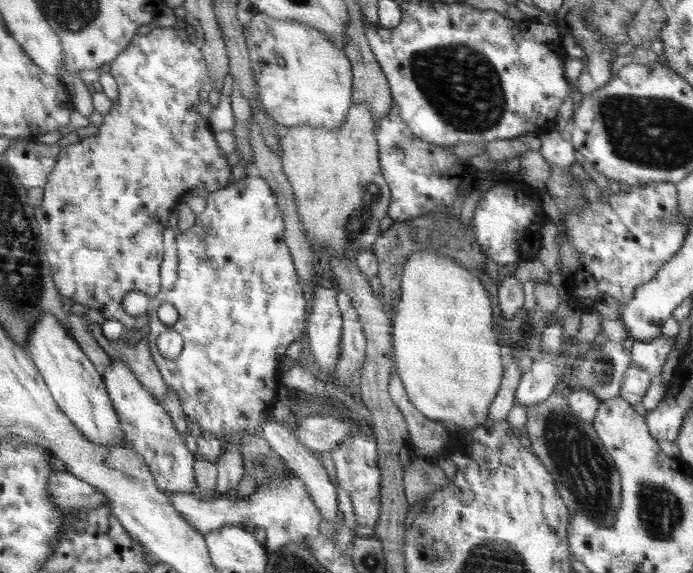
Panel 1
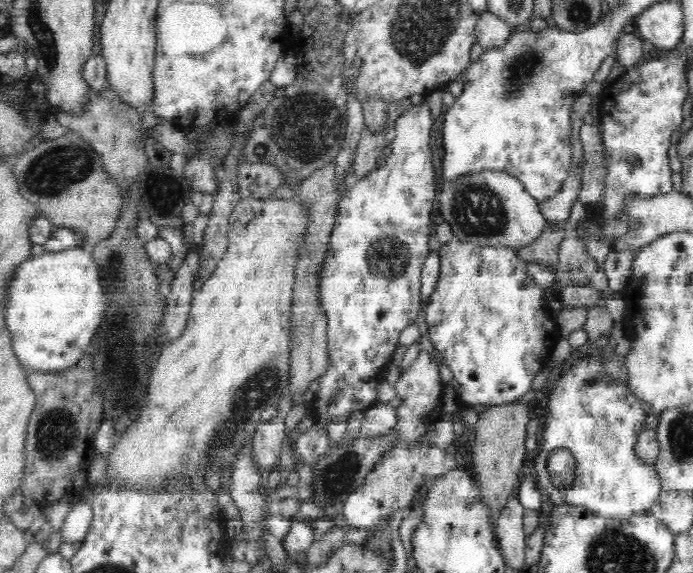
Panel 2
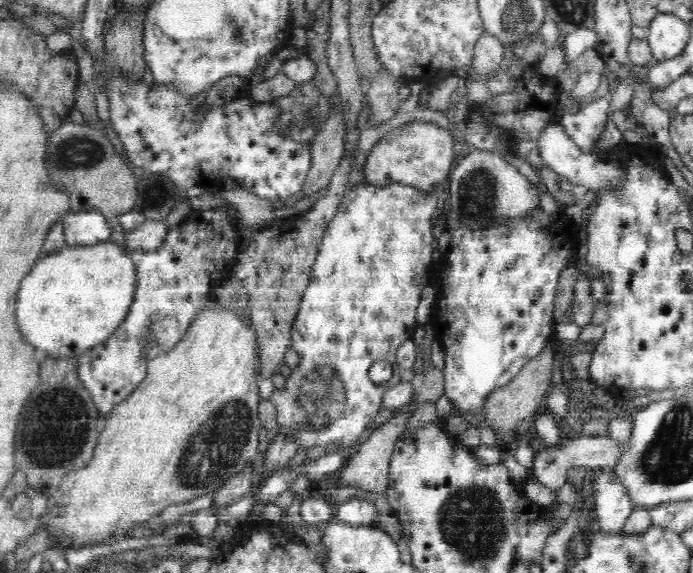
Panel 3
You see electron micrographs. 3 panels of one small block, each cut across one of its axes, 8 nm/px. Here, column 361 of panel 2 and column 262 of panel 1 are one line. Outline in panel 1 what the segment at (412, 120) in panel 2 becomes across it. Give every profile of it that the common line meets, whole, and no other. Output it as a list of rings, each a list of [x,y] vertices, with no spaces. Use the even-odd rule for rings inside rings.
[[[255,174],[248,176],[244,179],[235,181],[233,185],[228,185],[220,188],[220,190],[212,192],[206,197],[206,210],[202,214],[197,215],[196,224],[186,232],[179,233],[176,240],[176,248],[178,251],[179,264],[178,264],[178,280],[174,283],[171,291],[162,292],[161,295],[153,296],[148,304],[148,312],[150,315],[150,324],[147,326],[150,328],[149,332],[149,348],[154,356],[154,362],[162,374],[162,378],[180,398],[184,414],[187,420],[191,424],[191,428],[195,430],[195,433],[210,432],[216,440],[220,440],[222,443],[228,443],[237,439],[240,432],[248,430],[250,424],[256,425],[258,416],[268,410],[274,400],[276,400],[276,388],[278,388],[278,364],[286,352],[286,348],[302,336],[304,328],[306,328],[306,298],[304,298],[304,292],[300,288],[300,278],[298,277],[297,270],[294,270],[292,266],[293,258],[289,251],[289,246],[284,240],[285,224],[284,216],[281,208],[279,208],[274,196],[273,188],[269,182],[262,180],[262,177],[258,177]],[[164,303],[170,303],[178,311],[178,319],[176,324],[171,328],[168,324],[158,319],[157,310],[159,306]],[[166,330],[174,330],[178,332],[185,343],[182,346],[180,354],[174,359],[164,358],[160,354],[160,350],[156,348],[156,340],[158,336]]]

